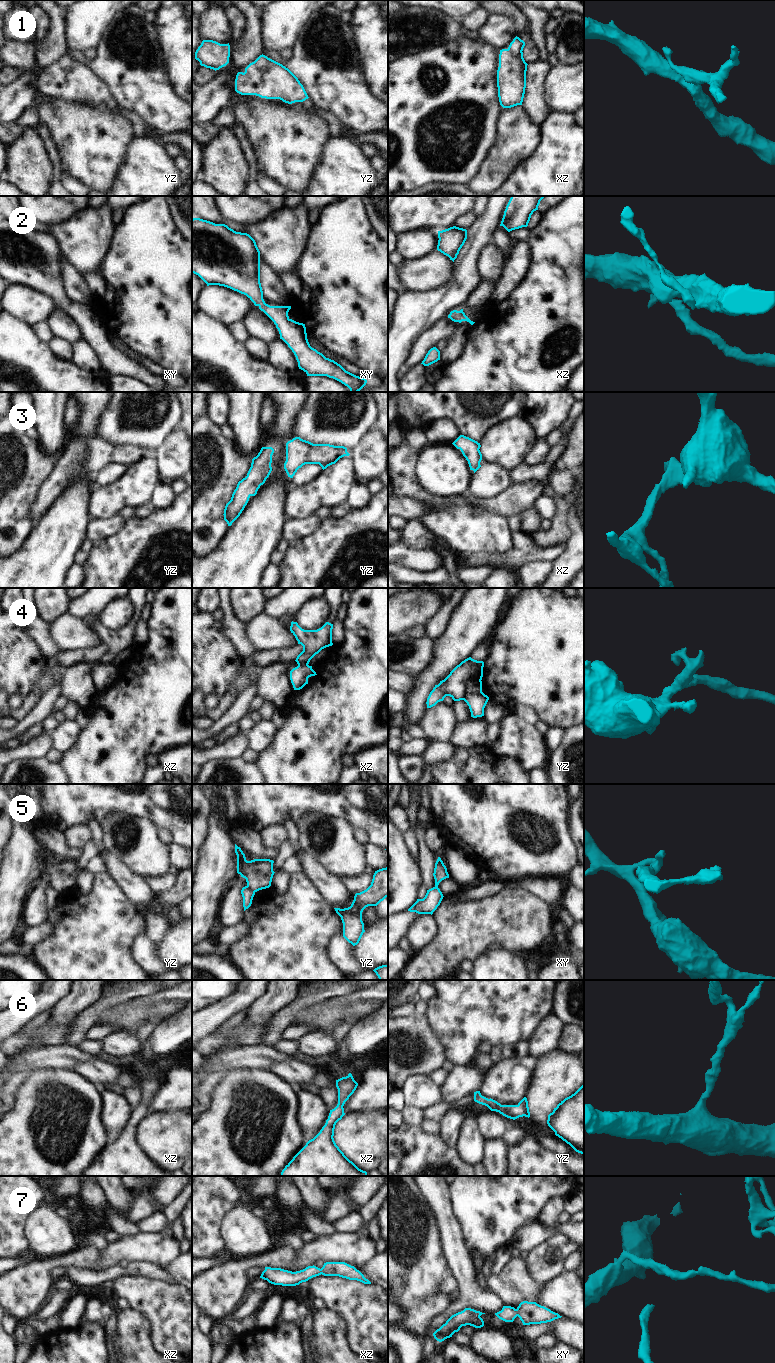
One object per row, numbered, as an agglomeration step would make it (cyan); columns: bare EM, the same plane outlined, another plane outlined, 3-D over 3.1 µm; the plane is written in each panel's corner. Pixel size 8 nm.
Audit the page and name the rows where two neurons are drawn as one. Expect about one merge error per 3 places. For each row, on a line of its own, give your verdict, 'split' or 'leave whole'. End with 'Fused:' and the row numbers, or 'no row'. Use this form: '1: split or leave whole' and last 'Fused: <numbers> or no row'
1: leave whole
2: leave whole
3: leave whole
4: split
5: split
6: leave whole
7: leave whole
Fused: 4, 5

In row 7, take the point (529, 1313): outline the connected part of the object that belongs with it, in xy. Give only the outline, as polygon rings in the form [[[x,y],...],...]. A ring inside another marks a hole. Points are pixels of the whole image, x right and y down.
[[[528,1301],[521,1302],[516,1309],[511,1306],[503,1306],[502,1310],[495,1315],[505,1322],[513,1322],[518,1316],[523,1325],[547,1323],[562,1317],[536,1302]]]

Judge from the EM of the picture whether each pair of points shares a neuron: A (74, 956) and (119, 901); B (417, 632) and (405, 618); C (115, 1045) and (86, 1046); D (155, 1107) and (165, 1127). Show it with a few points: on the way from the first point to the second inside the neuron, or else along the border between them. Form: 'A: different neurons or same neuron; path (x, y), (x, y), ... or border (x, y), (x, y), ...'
A: same neuron; path (88, 942), (105, 923), (106, 915)
B: different neurons; border (426, 624), (420, 624), (406, 632)
C: different neurons; border (119, 1030), (109, 1034), (102, 1041), (101, 1050)
D: different neurons; border (180, 1108), (149, 1114)

